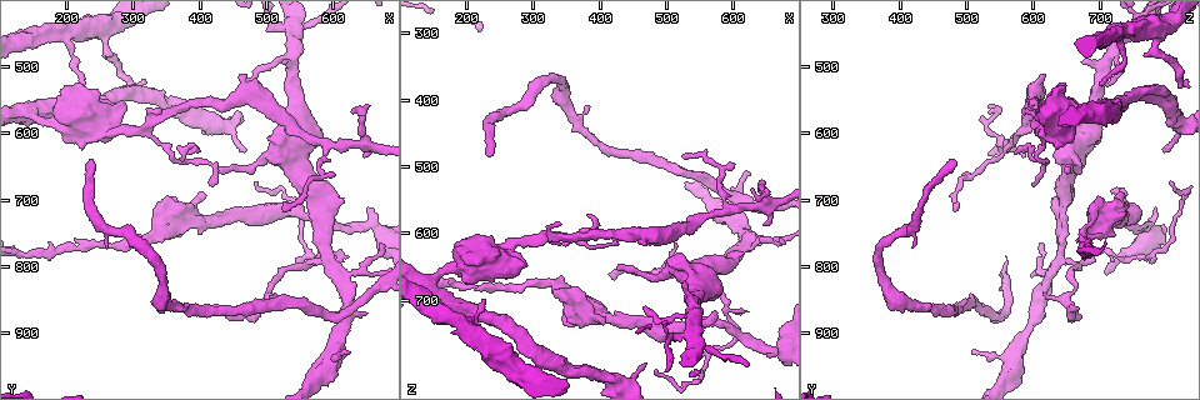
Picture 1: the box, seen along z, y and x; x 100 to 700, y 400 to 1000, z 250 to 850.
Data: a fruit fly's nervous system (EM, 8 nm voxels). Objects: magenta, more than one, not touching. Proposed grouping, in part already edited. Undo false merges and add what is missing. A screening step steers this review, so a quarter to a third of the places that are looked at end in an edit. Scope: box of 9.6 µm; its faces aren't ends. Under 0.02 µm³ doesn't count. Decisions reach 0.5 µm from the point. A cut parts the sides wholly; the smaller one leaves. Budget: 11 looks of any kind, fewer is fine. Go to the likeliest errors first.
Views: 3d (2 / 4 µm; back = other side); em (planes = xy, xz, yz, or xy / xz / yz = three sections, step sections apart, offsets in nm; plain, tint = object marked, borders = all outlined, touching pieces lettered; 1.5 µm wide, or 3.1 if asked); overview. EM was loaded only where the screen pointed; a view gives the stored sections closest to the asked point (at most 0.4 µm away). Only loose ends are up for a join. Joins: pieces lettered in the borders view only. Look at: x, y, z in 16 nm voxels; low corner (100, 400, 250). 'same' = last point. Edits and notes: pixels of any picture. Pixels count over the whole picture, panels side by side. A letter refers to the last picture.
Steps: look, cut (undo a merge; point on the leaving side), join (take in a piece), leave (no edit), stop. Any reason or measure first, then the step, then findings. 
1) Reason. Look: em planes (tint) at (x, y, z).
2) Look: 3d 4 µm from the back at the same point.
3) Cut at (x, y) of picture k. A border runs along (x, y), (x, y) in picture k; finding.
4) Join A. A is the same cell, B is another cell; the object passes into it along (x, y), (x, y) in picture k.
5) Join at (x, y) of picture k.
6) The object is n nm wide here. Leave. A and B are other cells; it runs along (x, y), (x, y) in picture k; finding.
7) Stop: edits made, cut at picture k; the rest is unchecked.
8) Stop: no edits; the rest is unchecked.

Free end. Look: em planes (borders) at (570, 690, 720).

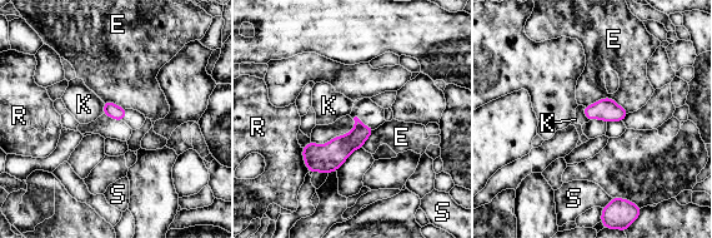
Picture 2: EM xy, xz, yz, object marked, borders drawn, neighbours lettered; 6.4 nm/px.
Leave. E, K, R and S are other cells; a border runs along (103, 103), (104, 113) in picture 2; none of them fits.

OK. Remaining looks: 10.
Side arm on a straight run. Look: 3d 2 µm at (140, 570, 675).

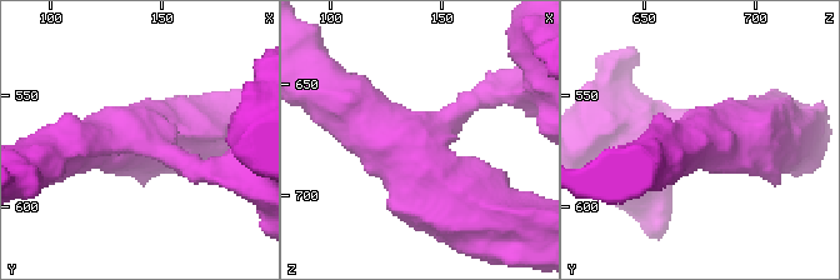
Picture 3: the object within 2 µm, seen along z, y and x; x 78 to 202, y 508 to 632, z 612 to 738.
3 arms meet here; the arms are 200, 260, 480 nm wide; shape alone is not enough. Look: em xy step 4 (borders) at (137, 567, 677).

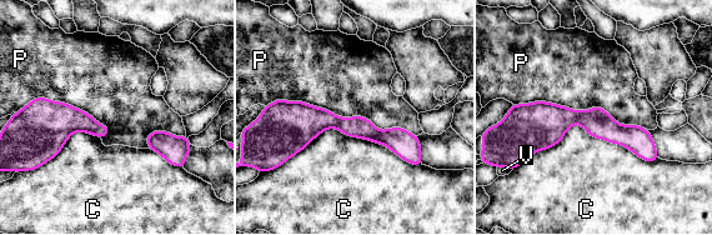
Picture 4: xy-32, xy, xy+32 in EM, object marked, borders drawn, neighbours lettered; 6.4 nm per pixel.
Leave. C, P and V are other cells; a border runs along (658, 158), (573, 124), (526, 159) in picture 4; continuous, no second neuron.

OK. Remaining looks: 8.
An open end. Look: em yz step 4 (tint) at (645, 635, 585).

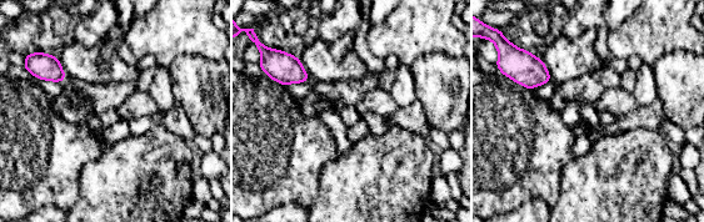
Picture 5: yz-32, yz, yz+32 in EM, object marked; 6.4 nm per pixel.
Look: em planes (tint) at the same point.

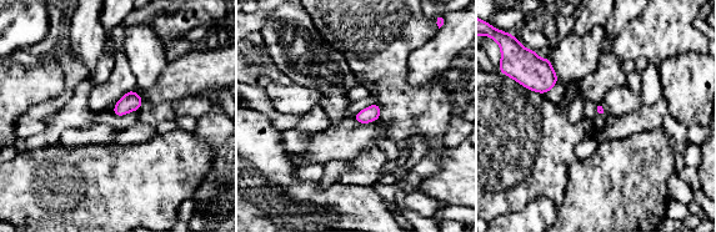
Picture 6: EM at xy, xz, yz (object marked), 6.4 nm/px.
What lies round it. Look: em planes (borders) at the same point.

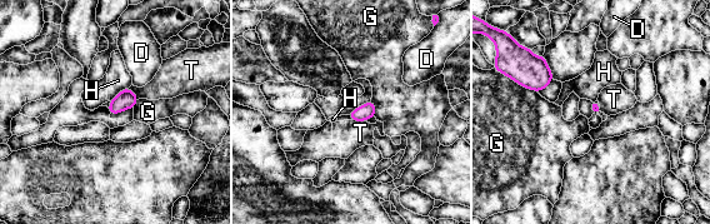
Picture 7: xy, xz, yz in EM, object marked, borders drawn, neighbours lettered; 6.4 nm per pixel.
The longest contact is with G, 190 nm. Leave. D, G, H and T are other cells; no lettered piece goes on from it.

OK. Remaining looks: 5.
An open end. Look: 3d 4 µm at (345, 720, 735).

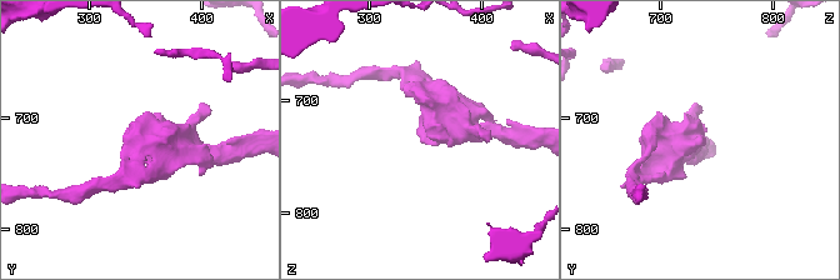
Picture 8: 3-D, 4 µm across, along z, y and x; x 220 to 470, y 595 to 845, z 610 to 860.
Look: em yz step 4 (borders) at (346, 720, 738).

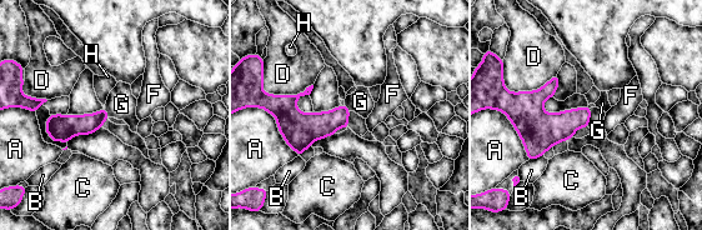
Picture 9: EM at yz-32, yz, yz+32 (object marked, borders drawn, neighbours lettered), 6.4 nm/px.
Leave. A, B, C, D, F, G and H are other cells; a border runs along (104, 108), (109, 116) in picture 9; none of them fits.

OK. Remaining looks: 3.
Thick turns thin. Look: 3d 4 µm at (605, 940, 575).

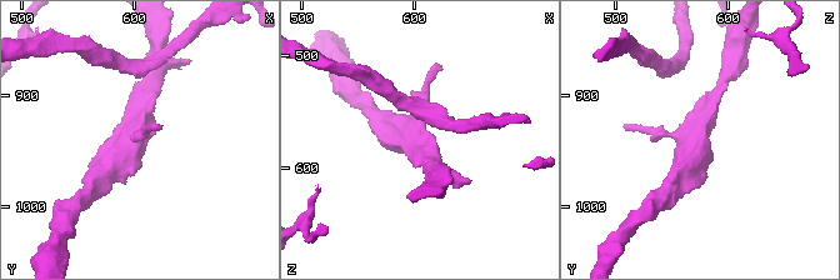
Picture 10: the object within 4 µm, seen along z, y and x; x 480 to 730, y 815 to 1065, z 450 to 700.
Look: em planes (tint) at (598, 940, 574).

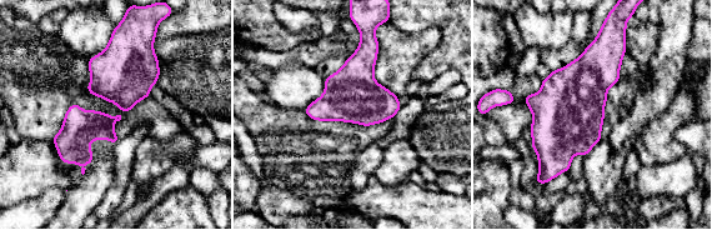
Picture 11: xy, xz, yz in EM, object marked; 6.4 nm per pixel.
What lies round it. Look: em planes (borders) at the same point.

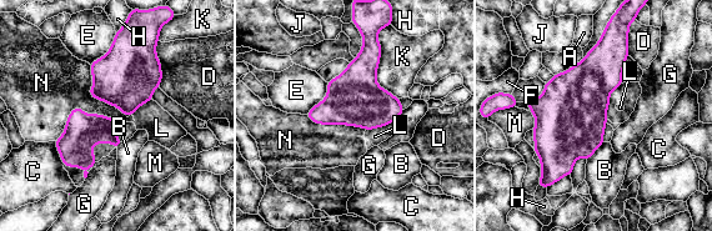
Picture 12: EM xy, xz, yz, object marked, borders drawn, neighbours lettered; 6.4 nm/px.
The longest contact is with K, 500 nm. Leave. A, B, C, D, E, F, G, H, J, K, L, M and N are other cells; a border runs along (123, 117), (75, 108), (55, 140) in picture 12; one neuron here.

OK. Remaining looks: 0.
Stop: no edits; the rest is unchecked.

